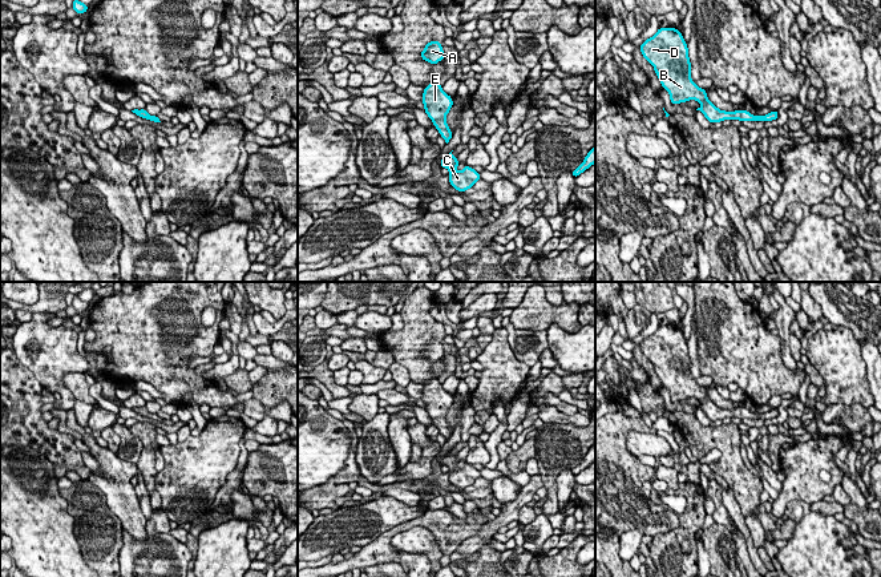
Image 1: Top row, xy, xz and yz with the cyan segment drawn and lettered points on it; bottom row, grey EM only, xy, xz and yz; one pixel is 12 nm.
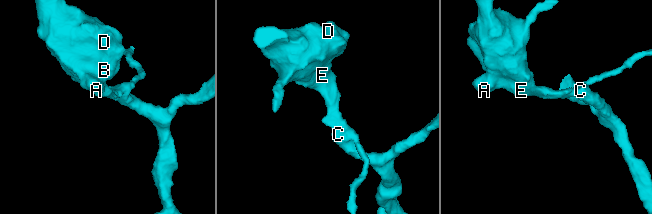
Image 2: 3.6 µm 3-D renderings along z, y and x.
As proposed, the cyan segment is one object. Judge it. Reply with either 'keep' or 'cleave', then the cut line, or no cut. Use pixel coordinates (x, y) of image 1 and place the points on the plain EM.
keep; cut none

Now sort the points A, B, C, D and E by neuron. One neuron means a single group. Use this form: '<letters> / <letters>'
A B C D E

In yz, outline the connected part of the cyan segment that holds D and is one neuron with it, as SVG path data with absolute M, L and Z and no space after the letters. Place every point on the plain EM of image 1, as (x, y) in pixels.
M658 326L658 330L643 339L639 347L643 355L654 364L656 375L663 387L668 390L672 403L695 398L702 403L696 408L702 409L711 421L724 417L767 420L779 415L776 408L765 413L753 413L744 407L730 411L716 405L708 398L706 387L699 386L691 378L688 344L678 326Z

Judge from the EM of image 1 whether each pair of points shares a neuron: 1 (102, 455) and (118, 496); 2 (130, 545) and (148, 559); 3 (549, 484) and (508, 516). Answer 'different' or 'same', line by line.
1: same
2: same
3: different

